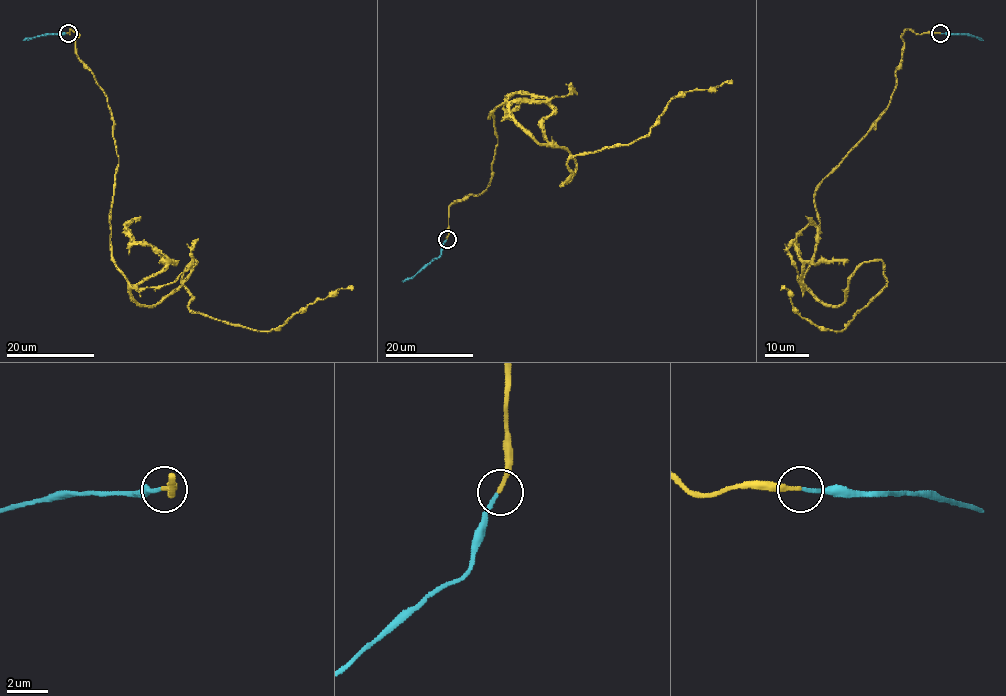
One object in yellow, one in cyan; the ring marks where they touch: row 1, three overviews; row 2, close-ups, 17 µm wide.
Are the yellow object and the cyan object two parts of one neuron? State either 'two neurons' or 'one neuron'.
one neuron

